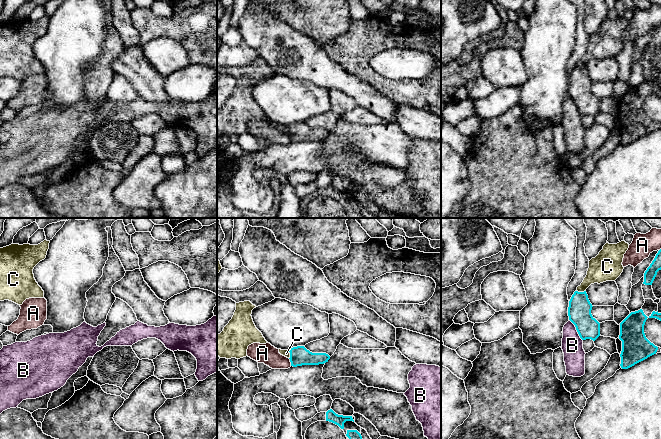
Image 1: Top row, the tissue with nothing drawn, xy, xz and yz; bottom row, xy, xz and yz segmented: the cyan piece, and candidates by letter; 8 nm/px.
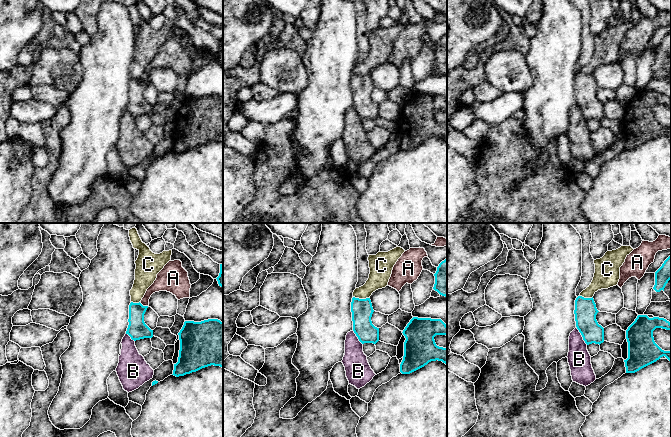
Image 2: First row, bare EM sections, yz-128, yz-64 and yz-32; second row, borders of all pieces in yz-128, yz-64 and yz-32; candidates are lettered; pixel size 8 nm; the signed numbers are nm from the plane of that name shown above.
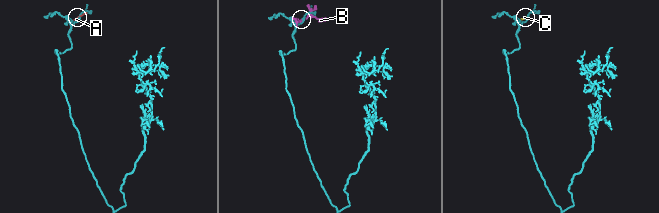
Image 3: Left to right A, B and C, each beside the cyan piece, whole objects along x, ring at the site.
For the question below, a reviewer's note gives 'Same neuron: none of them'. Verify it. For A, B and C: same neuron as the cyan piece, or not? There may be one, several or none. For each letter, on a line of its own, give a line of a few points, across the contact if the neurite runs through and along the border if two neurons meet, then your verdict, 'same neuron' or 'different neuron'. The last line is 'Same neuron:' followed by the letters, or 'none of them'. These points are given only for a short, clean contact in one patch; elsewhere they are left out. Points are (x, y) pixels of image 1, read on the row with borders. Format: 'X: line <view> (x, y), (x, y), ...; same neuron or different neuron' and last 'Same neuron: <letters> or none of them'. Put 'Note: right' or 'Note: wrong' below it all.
A: different neuron
B: different neuron
C: line yz (577, 290), (585, 291); different neuron
Same neuron: none of them
Note: right

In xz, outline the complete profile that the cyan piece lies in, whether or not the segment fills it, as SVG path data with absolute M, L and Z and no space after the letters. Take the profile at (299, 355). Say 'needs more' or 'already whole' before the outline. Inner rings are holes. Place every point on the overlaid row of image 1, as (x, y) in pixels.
already whole | M304 346L293 347L289 350L291 366L319 365L328 362L330 356L326 353L312 353Z

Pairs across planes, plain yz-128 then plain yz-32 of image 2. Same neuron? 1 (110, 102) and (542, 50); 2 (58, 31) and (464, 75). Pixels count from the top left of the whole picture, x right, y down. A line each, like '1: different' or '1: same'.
1: same
2: same

